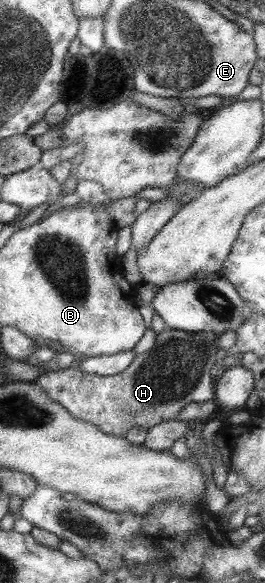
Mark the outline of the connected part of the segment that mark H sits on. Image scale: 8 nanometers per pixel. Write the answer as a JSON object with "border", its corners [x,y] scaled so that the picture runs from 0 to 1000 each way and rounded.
{"border":[[[623,564],[589,573],[589,583],[562,602],[513,607],[468,636],[408,647],[377,647],[309,638],[275,628],[208,638],[174,638],[143,645],[132,659],[192,684],[219,691],[268,715],[343,726],[408,746],[472,746],[494,732],[555,736],[596,724],[691,717],[698,700],[725,691],[770,690],[804,681],[808,647],[792,647],[796,631],[811,626],[811,605],[826,599],[815,581],[826,575],[770,568],[706,571]]]}

